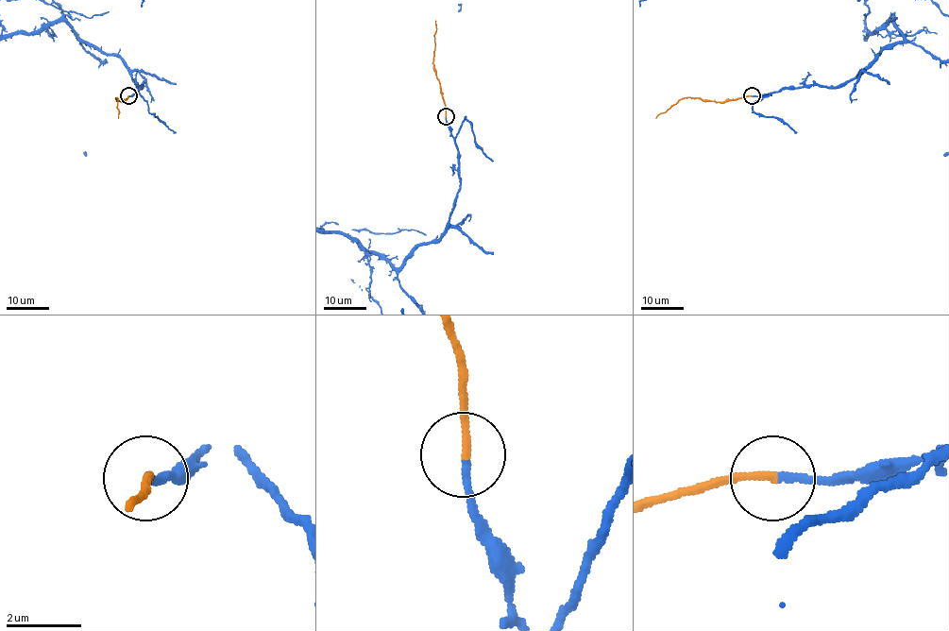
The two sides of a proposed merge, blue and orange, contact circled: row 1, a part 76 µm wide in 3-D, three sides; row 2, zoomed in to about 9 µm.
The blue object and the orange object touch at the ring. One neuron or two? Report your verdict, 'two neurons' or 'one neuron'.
one neuron

